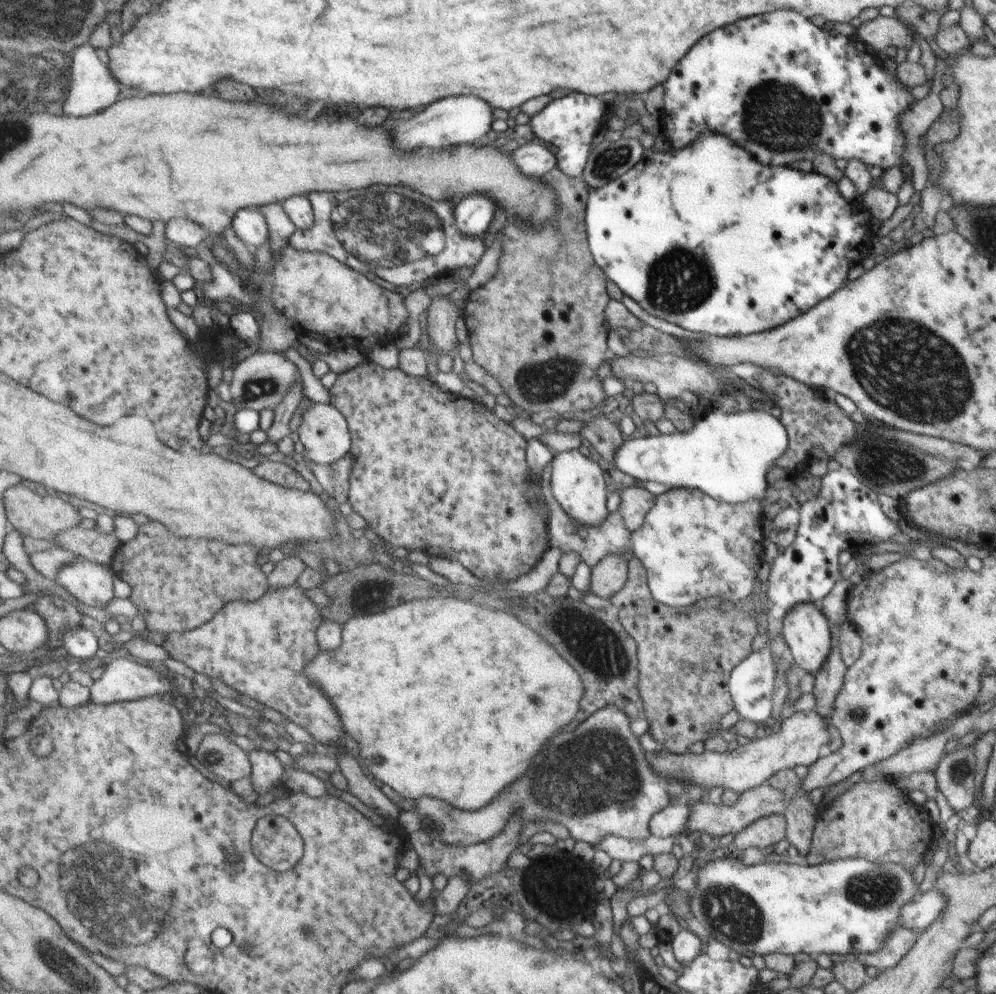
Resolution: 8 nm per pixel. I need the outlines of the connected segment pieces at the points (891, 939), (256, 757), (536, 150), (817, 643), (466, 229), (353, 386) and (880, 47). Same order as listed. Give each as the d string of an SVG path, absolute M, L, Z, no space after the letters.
M899 926L897 930L890 933L884 946L879 951L867 955L855 955L854 957L864 966L874 966L882 971L895 966L912 949L918 936L919 934L914 930Z
M268 751L248 752L253 764L250 780L252 788L263 796L267 792L275 792L277 786L284 782L283 764Z
M521 142L519 148L510 152L512 161L527 176L542 178L556 167L556 156L538 142Z
M812 602L795 603L782 618L780 633L801 670L815 672L830 647L830 624Z
M471 193L467 200L455 204L453 222L462 233L483 237L487 234L487 226L491 222L493 204L482 193Z
M371 360L340 374L329 390L330 404L346 416L353 437L350 452L354 456L355 464L350 478L348 502L377 536L393 548L403 546L409 551L420 550L431 557L446 557L455 564L461 563L471 574L484 580L491 587L507 586L509 581L523 580L523 576L531 576L531 572L535 572L535 568L543 564L543 556L551 552L551 516L543 511L536 511L523 493L530 486L530 478L523 480L523 484L517 488L517 478L513 480L513 474L509 474L509 472L532 472L525 458L531 439L527 440L527 436L523 436L523 432L519 432L515 424L498 419L491 409L487 409L481 402L469 399L469 395L465 393L456 395L445 392L426 376L412 377L401 366L396 369L386 369Z
M877 15L855 28L855 36L864 41L873 51L884 51L887 46L900 47L907 45L908 50L913 41L911 32L902 26L895 17Z

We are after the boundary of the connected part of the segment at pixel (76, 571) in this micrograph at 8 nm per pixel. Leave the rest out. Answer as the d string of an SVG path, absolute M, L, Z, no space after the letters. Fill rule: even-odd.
M80 558L77 563L63 568L56 582L77 600L104 609L116 597L114 577L106 566Z

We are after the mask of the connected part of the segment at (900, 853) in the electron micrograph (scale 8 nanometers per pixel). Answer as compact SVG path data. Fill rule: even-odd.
M860 780L829 806L820 805L804 863L816 865L833 859L862 858L889 861L912 870L919 856L929 853L932 824L915 795L904 794L883 780Z

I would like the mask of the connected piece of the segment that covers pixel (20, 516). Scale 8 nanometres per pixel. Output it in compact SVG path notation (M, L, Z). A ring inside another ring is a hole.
M20 482L18 485L7 488L3 500L10 526L19 531L22 536L29 536L37 540L53 540L62 530L77 527L82 519L79 518L77 507L52 493L49 493L48 496L41 496L41 492L37 494L33 486L27 482Z

